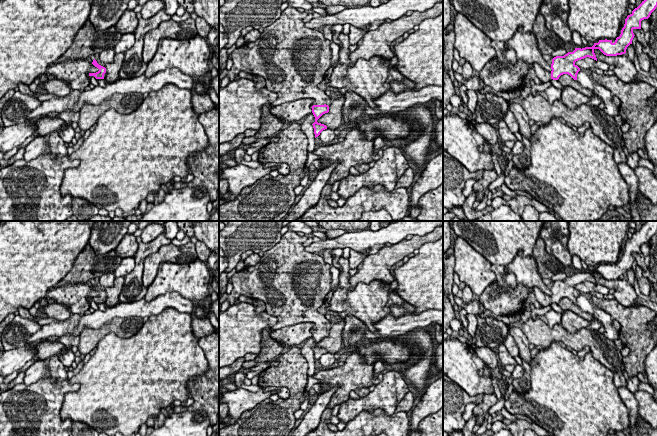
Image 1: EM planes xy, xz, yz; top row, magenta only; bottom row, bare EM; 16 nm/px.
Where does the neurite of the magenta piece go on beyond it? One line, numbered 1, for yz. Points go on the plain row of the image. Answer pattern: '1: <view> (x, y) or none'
1: yz (504, 297)

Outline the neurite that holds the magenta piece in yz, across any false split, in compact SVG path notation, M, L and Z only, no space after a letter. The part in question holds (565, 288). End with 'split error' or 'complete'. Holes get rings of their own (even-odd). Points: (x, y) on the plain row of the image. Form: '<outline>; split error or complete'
M646 221L642 227L635 232L625 243L621 258L616 263L599 264L592 271L575 272L573 276L568 276L564 280L556 280L552 283L549 296L538 287L532 289L518 284L514 273L506 273L504 265L491 265L491 271L496 275L496 280L490 284L484 292L479 295L479 301L484 306L484 311L490 310L497 316L511 316L522 313L524 303L530 293L533 293L541 306L546 307L558 304L563 298L570 299L577 304L580 292L576 285L586 281L597 285L594 277L599 273L606 280L617 280L626 277L627 271L632 268L634 253L641 253L641 245L648 243L657 231L657 221Z; split error

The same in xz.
M288 230L274 247L264 252L255 266L245 267L232 276L233 289L230 294L224 293L221 296L220 303L228 300L230 305L233 305L234 300L240 295L263 301L266 312L278 320L271 327L272 330L301 322L313 323L314 329L311 332L315 346L312 349L316 362L327 353L326 349L318 347L317 344L329 336L332 324L331 320L318 312L318 309L331 290L332 274L330 264L326 263L322 256L304 250L303 243L307 239L306 236L300 237L296 232Z; split error

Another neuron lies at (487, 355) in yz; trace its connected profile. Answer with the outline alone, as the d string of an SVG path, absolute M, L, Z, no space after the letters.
M489 347L473 348L477 356L487 365L491 370L498 370L498 360L496 353Z

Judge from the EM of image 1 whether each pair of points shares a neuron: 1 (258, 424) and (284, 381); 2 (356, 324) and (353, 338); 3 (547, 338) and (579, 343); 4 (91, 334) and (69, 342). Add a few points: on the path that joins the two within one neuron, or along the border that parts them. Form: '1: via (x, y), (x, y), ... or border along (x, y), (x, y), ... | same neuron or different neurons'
1: via (271, 419), (292, 398), (292, 394) | same neuron
2: via (357, 327), (358, 330), (355, 335) | same neuron
3: via (555, 337), (566, 337), (571, 340) | same neuron
4: border along (79, 335), (79, 344), (77, 346) | different neurons

